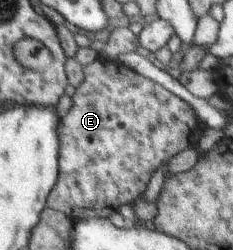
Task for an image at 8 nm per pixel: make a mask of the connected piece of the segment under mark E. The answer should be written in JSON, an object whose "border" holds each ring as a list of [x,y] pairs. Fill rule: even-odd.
{"border":[[[100,57],[96,58],[89,65],[84,66],[84,81],[76,88],[75,94],[72,97],[73,104],[66,116],[62,117],[59,122],[59,139],[61,140],[61,151],[59,154],[60,175],[57,185],[51,192],[48,206],[58,209],[60,212],[65,212],[74,222],[79,218],[114,216],[114,212],[118,212],[120,206],[124,206],[124,204],[131,205],[134,199],[145,190],[146,182],[148,182],[152,170],[160,162],[164,162],[166,158],[171,158],[185,148],[194,147],[201,134],[200,121],[186,101],[183,101],[181,97],[174,96],[174,93],[171,93],[169,89],[165,89],[156,81],[142,76],[141,73],[134,72],[130,66],[131,63],[124,64],[122,60],[117,58],[104,60]]]}

